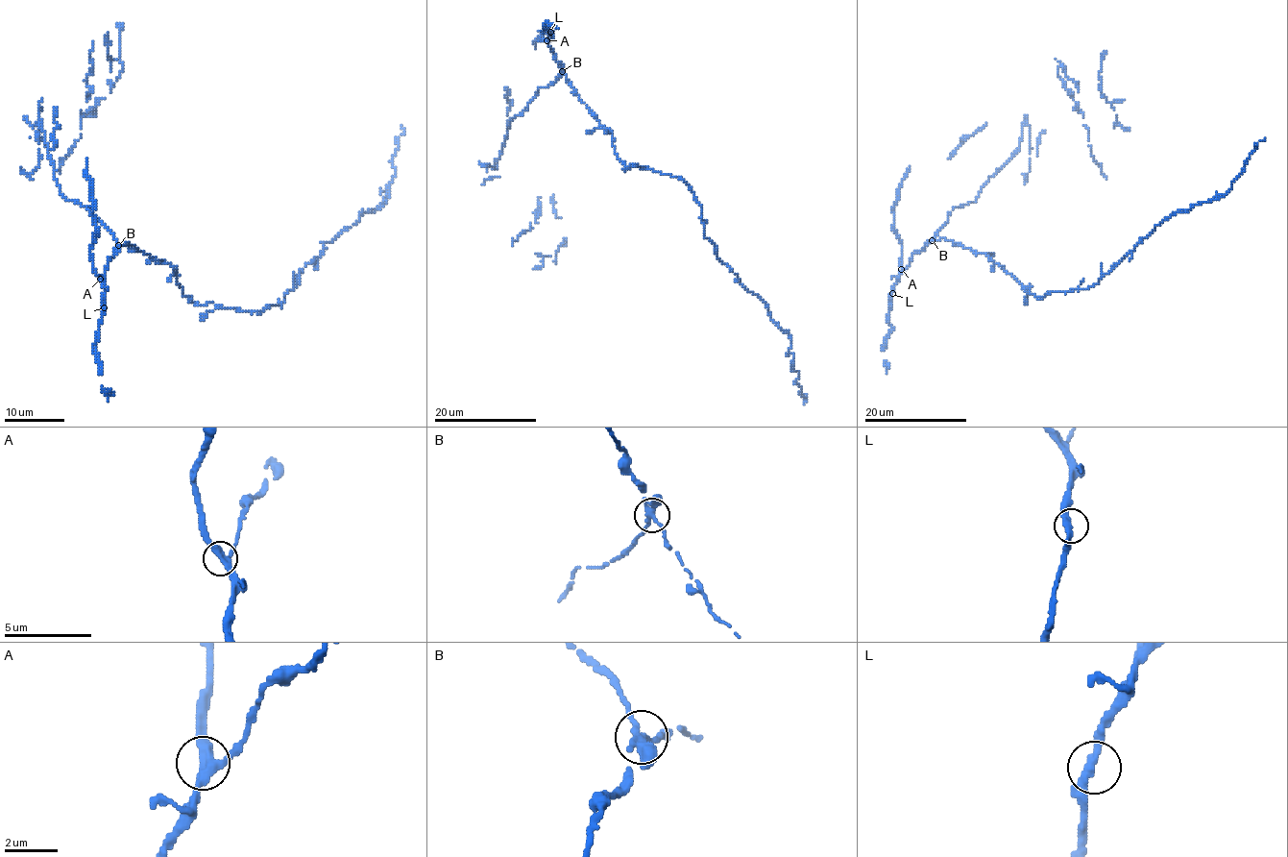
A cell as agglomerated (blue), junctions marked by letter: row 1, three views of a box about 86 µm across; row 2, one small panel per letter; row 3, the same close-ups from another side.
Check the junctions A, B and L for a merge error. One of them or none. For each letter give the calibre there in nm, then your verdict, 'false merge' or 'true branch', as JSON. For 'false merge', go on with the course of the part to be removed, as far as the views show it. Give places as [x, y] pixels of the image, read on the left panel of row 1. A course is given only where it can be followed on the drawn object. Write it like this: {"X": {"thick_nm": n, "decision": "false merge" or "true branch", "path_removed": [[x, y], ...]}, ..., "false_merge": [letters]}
{"A": {"thick_nm": 360, "decision": "true branch"}, "B": {"thick_nm": 280, "decision": "false merge"}, "L": {"thick_nm": 360, "decision": "true branch"}, "false_merge": ["B"]}

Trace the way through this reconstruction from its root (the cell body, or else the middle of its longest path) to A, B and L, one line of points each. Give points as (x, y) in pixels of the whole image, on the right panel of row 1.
A: (962, 246), (943, 238), (931, 241), (901, 269)
B: (962, 246), (950, 239), (932, 239)
L: (962, 246), (943, 238), (931, 241), (912, 255), (892, 293)

